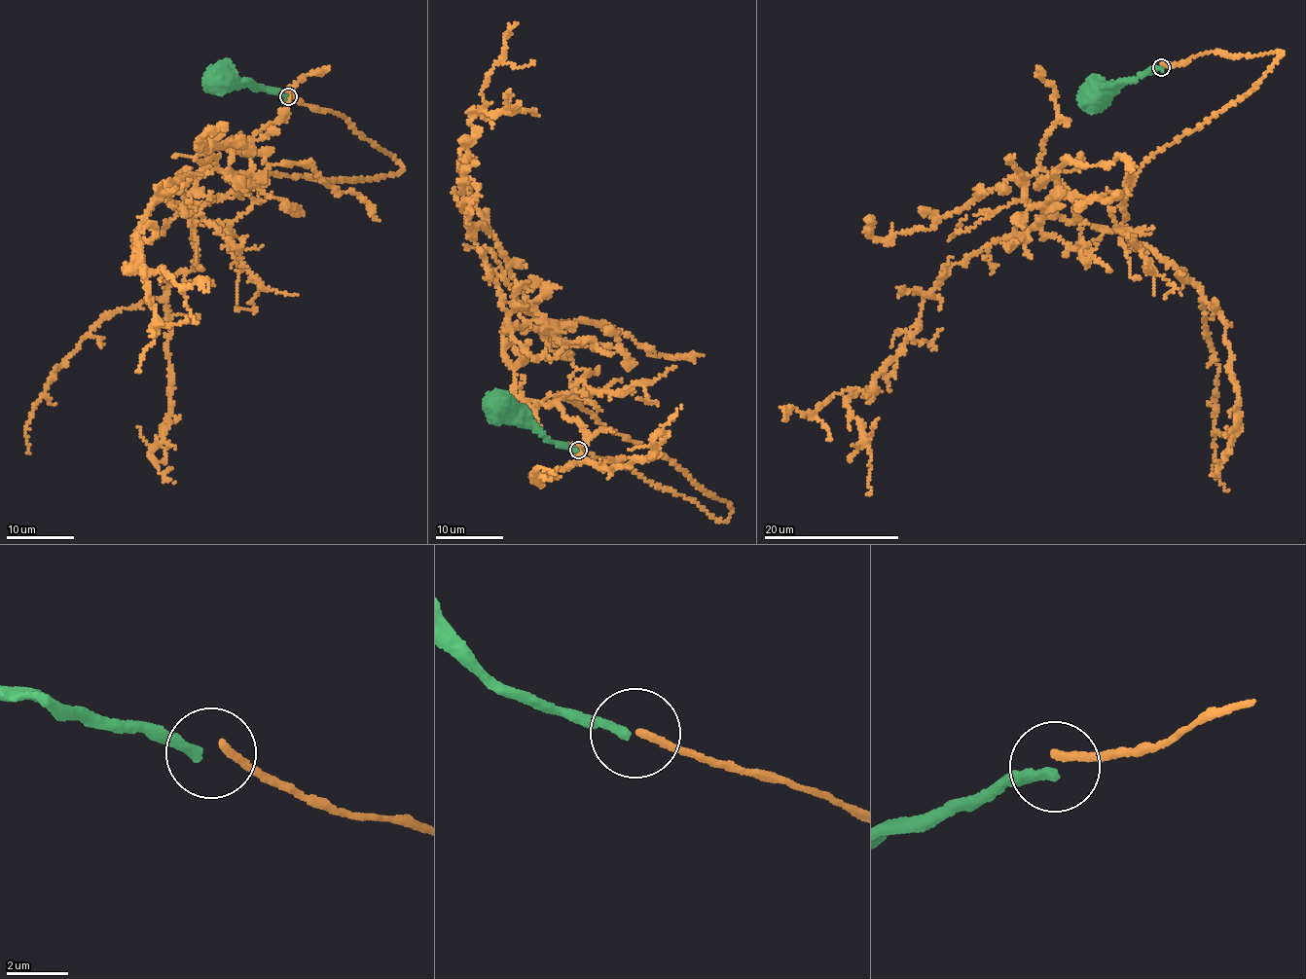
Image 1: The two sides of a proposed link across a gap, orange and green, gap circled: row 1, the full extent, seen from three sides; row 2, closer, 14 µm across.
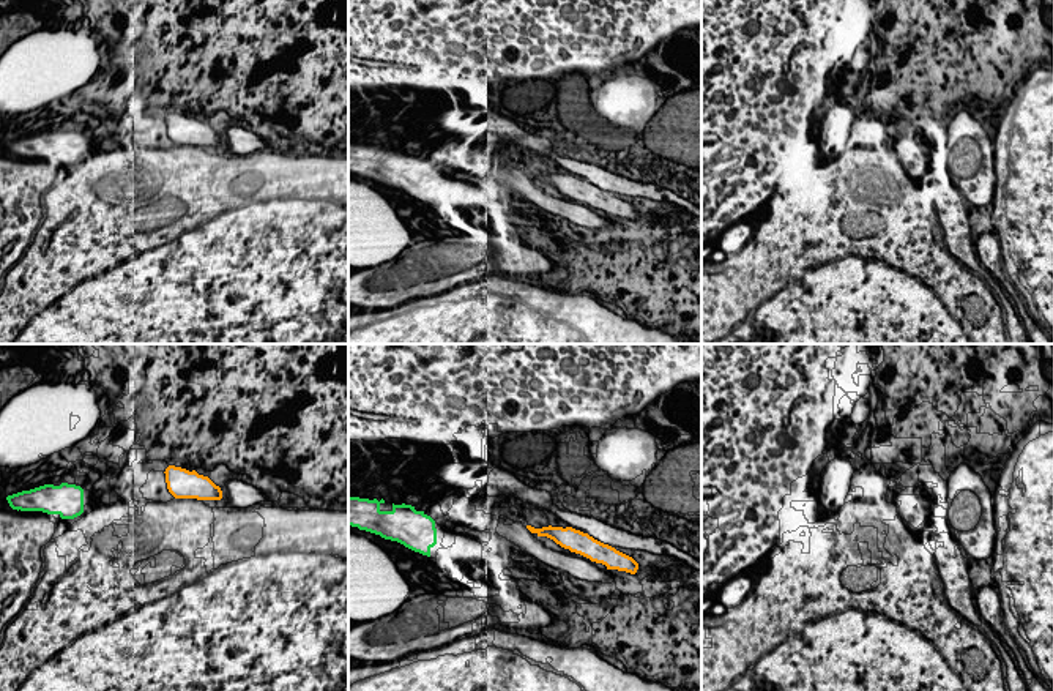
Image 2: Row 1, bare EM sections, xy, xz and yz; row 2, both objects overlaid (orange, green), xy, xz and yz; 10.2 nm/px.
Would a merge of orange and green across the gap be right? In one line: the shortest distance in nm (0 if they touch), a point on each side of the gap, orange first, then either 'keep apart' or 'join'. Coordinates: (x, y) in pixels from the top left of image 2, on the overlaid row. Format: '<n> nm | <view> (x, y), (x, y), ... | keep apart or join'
850 nm | xy (164, 472), (82, 489) | keep apart

